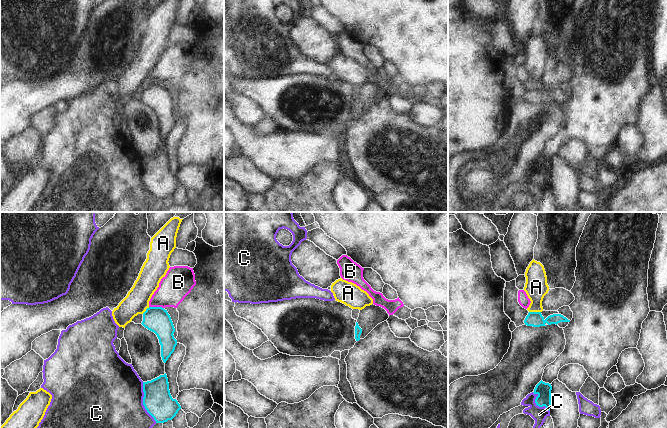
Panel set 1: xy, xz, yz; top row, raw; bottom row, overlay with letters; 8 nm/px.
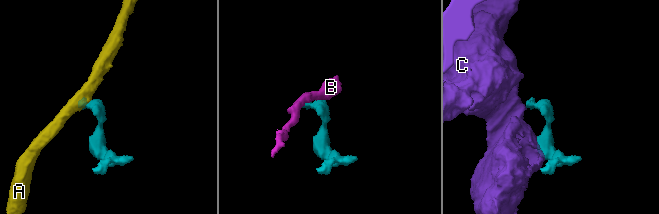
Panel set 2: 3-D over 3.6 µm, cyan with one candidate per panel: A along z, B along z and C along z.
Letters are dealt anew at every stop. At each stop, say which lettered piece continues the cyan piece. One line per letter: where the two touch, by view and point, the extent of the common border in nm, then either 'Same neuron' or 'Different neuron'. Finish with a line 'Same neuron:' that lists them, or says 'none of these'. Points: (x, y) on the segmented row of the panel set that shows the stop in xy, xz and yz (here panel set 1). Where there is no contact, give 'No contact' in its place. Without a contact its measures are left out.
A: Touches cyan at yz (535, 312). Shared border 100 nm. Different neuron
B: Touches cyan at xy (156, 307). Shared border 120 nm. Different neuron
C: Touches cyan at xy (143, 402). Shared border 340 nm. Different neuron
Same neuron: none of these.

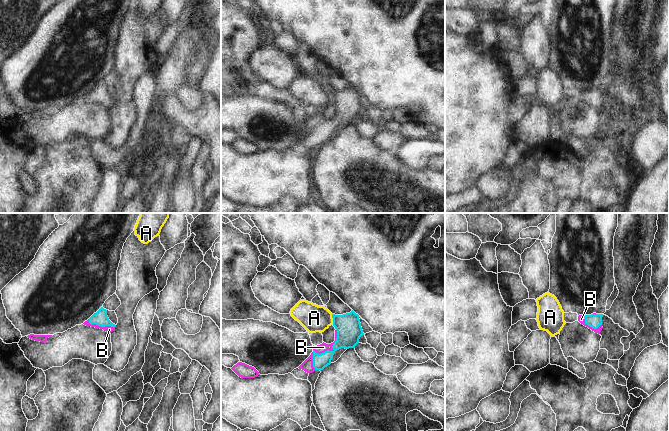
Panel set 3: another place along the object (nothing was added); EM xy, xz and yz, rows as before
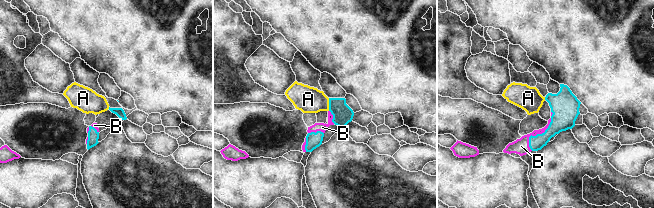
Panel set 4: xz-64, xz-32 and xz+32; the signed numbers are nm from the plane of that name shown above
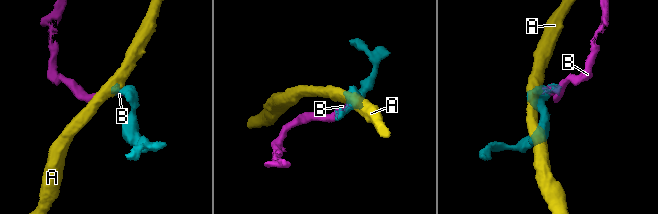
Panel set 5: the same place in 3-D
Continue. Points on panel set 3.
A: Touches cyan at xz (333, 319). Shared border 90 nm. Different neuron
B: Touches cyan at xz (325, 351). Shared border 380 nm. Same neuron
Same neuron: B.

